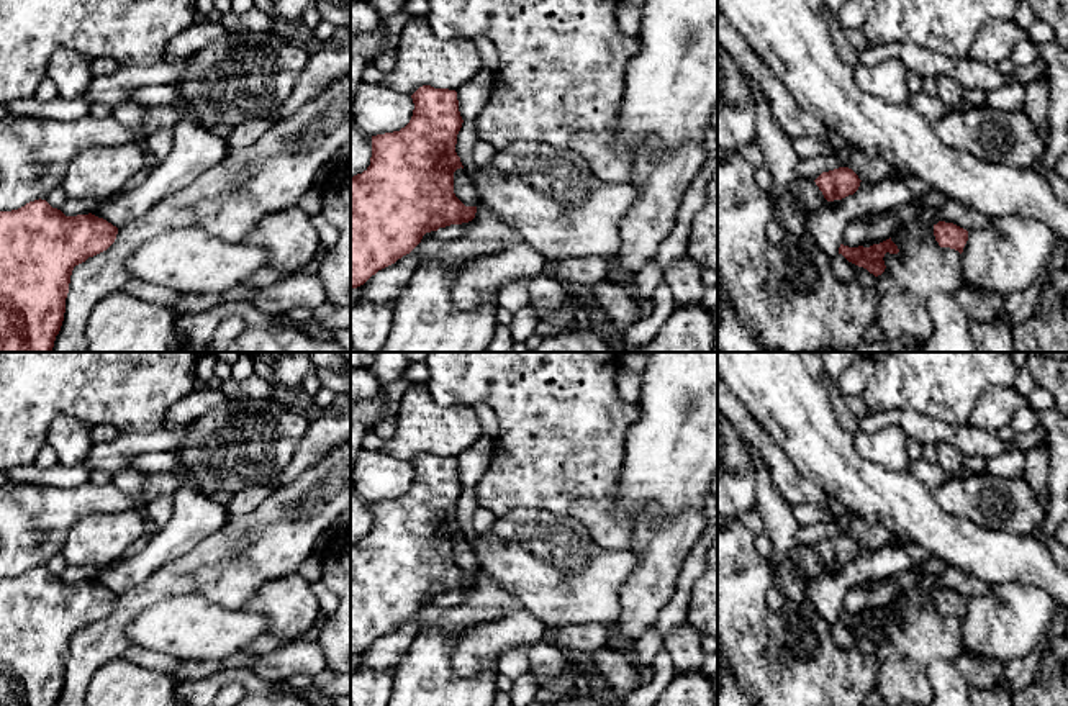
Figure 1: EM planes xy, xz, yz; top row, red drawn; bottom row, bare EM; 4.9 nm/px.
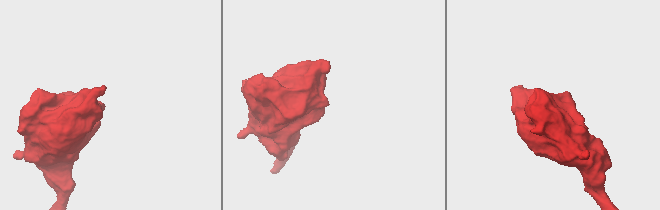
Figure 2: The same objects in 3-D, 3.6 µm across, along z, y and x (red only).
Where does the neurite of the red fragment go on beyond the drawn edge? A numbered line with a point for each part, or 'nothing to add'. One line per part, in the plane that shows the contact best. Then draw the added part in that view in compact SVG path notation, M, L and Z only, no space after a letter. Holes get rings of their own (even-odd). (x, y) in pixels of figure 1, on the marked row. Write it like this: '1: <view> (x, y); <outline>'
nothing to add

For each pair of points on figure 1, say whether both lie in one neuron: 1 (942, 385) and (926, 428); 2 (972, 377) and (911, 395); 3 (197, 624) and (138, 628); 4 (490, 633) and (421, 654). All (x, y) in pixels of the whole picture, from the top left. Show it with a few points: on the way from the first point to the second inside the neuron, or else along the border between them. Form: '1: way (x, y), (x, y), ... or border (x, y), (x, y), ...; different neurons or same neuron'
1: border (891, 408), (913, 408), (929, 418), (965, 426); different neurons
2: way (957, 377), (929, 377), (926, 380); same neuron
3: way (182, 628), (153, 628); same neuron
4: border (464, 629), (452, 669), (475, 677); different neurons

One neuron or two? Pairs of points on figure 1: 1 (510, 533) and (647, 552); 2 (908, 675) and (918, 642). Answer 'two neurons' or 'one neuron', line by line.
1: two neurons
2: one neuron

